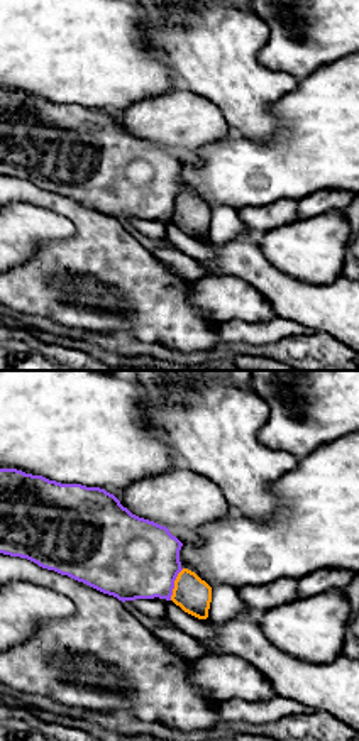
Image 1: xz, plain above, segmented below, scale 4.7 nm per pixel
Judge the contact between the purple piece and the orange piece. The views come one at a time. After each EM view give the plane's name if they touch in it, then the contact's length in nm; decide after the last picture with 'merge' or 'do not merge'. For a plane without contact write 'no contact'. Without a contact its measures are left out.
contact in xz; length 170 nm

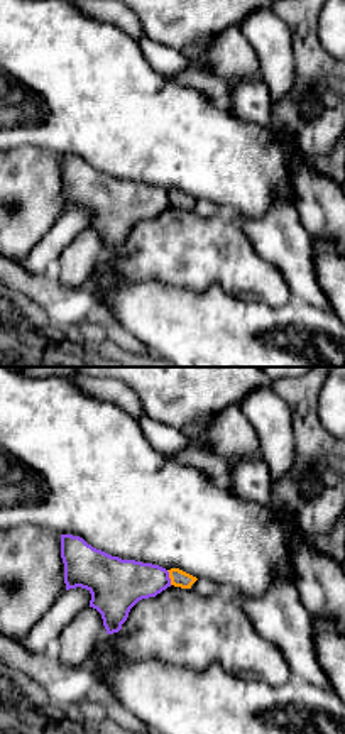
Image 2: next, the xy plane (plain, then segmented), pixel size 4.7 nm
contact in xy; length 80 nm

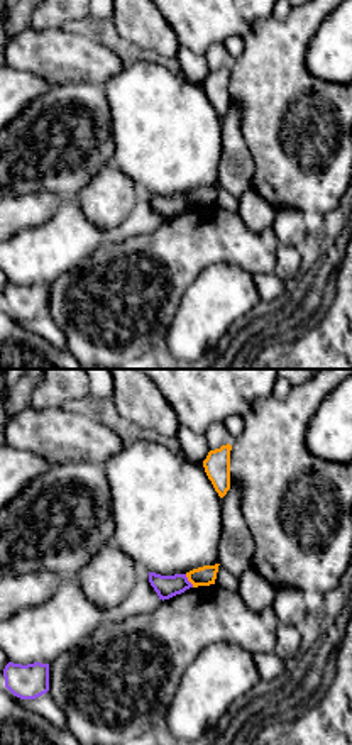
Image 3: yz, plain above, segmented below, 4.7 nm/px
contact in yz; length 80 nm

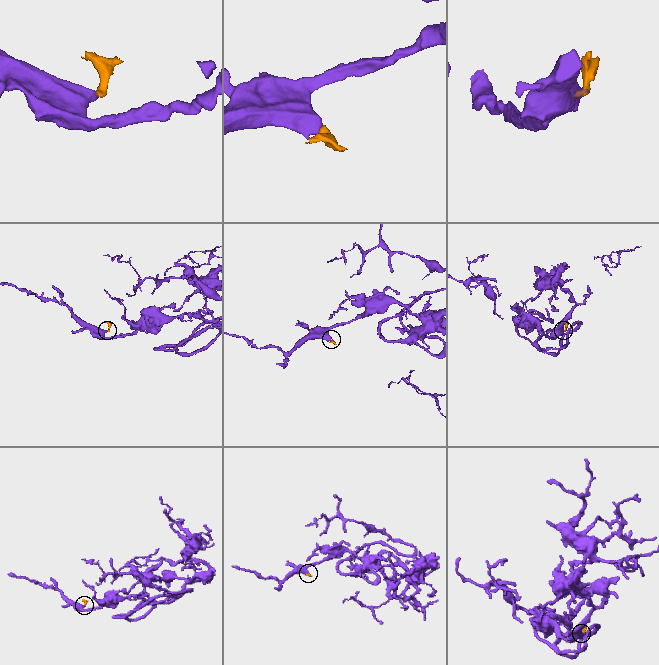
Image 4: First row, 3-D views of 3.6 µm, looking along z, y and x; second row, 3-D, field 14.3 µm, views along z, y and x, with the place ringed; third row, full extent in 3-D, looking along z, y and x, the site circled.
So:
do not merge

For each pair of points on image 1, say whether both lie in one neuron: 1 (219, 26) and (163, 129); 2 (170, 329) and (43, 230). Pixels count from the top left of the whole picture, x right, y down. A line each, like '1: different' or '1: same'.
1: different
2: different

